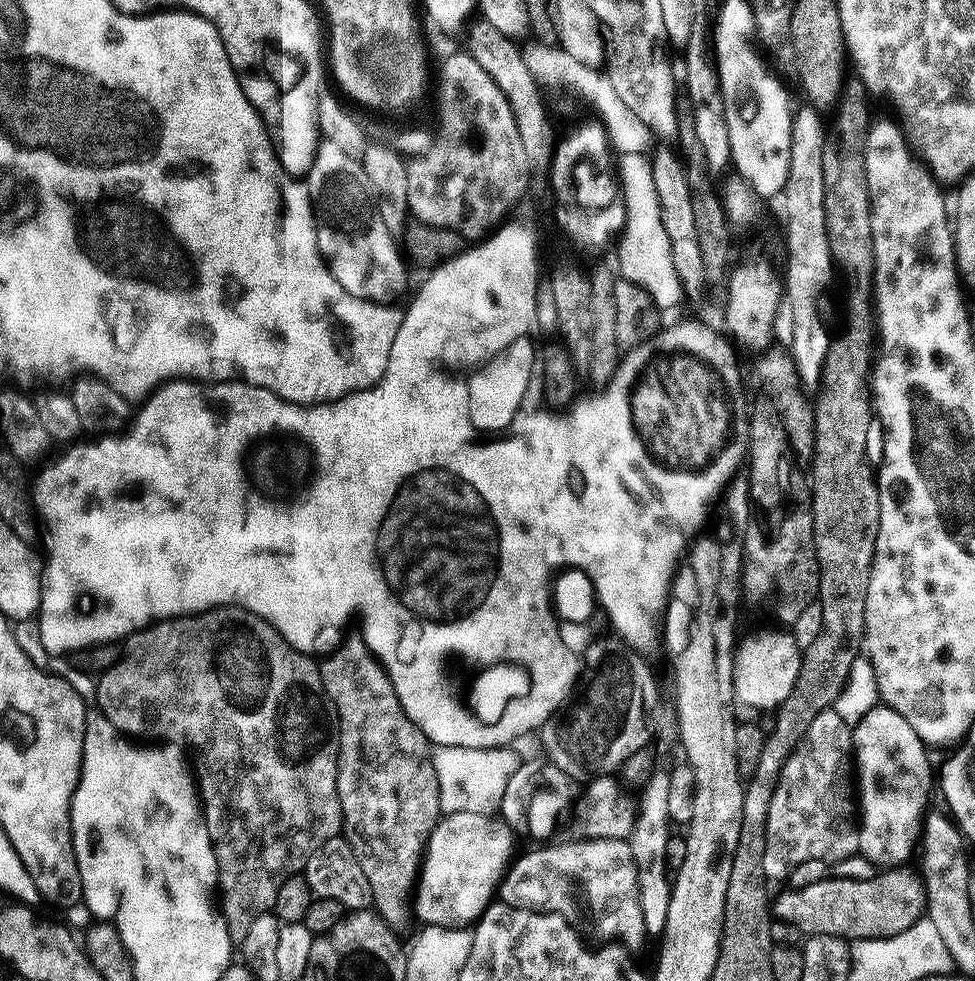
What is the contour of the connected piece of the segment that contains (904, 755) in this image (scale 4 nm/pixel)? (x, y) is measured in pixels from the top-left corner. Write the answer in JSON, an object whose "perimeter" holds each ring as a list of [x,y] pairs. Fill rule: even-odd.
{"perimeter":[[[885,704],[876,705],[855,721],[852,746],[858,792],[862,797],[859,855],[877,866],[903,865],[911,858],[920,834],[920,804],[927,800],[932,788],[934,792],[934,766],[932,770],[928,761],[929,749],[914,726]]]}

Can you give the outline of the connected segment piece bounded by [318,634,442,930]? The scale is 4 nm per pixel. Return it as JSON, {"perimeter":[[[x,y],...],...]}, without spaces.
{"perimeter":[[[363,635],[346,637],[338,650],[341,654],[336,660],[328,656],[319,661],[318,667],[324,693],[332,703],[336,718],[344,716],[340,757],[336,763],[340,770],[336,793],[341,800],[342,835],[358,858],[362,874],[366,874],[366,882],[370,882],[371,903],[375,911],[391,928],[401,930],[407,926],[408,919],[413,919],[414,908],[410,901],[418,884],[422,857],[428,847],[428,839],[442,819],[438,774],[432,761],[434,748],[428,735],[408,717],[406,710],[402,710],[402,702],[398,702],[388,671],[376,659],[376,653],[368,647]]]}

